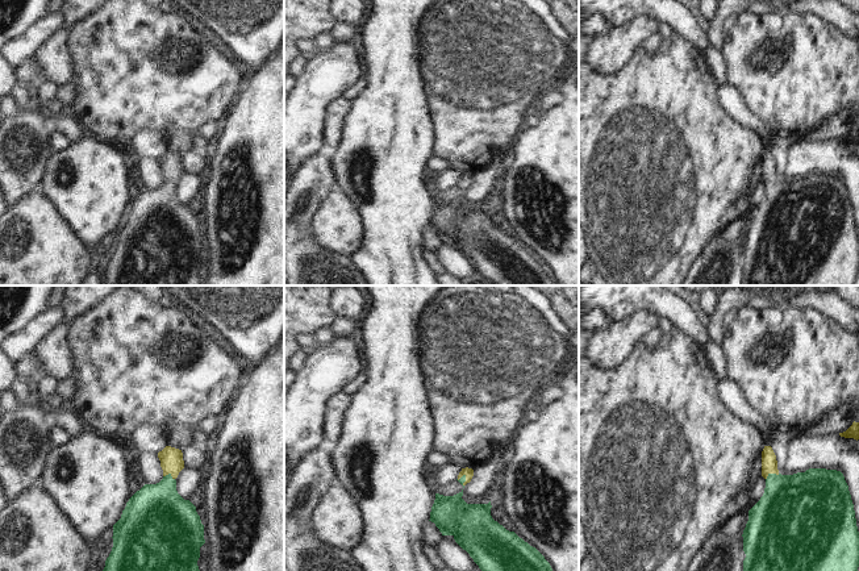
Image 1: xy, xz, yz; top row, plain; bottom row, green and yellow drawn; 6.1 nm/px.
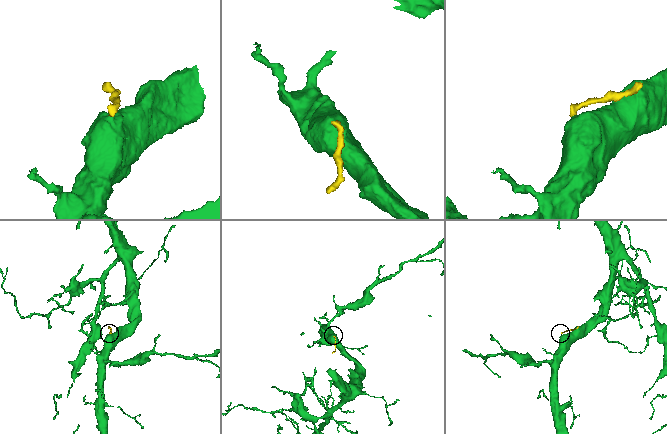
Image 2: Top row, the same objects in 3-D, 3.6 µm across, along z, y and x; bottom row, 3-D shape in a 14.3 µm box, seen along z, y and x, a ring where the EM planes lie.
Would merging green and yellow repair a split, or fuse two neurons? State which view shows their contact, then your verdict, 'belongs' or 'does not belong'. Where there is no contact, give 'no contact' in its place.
meets green in yz; belongs

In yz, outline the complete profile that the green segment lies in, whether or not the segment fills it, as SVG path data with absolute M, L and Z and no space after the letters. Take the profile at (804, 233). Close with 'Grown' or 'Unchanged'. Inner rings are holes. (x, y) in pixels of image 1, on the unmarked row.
M764 151L762 157L762 182L766 184L764 199L749 216L749 226L742 239L743 257L746 259L742 286L854 286L859 272L859 237L854 209L843 179L837 175L809 174L805 178L781 180L777 175L777 166L772 153Z. Grown.

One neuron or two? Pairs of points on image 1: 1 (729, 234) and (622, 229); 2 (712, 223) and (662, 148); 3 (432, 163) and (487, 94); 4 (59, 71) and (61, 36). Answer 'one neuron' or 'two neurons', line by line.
1: two neurons
2: one neuron
3: two neurons
4: one neuron

